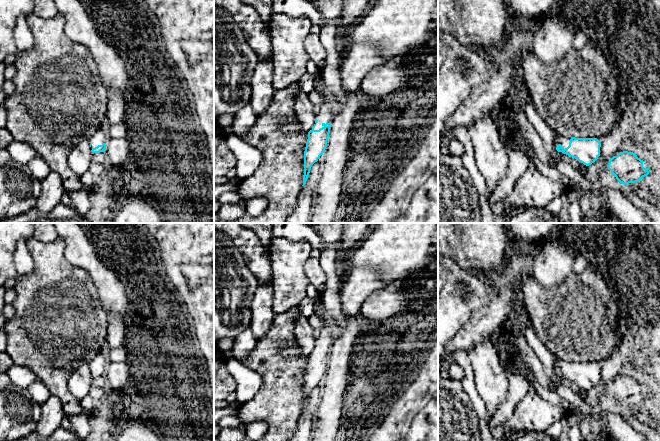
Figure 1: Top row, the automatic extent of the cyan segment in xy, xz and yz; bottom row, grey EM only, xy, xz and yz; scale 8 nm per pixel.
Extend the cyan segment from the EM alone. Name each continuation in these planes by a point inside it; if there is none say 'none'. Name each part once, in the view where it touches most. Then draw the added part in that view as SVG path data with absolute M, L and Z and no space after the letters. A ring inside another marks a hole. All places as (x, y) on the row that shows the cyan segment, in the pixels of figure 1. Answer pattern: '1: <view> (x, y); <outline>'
1: xz (325, 115); M319 82L318 84L319 90L323 96L323 103L321 104L320 112L315 115L315 119L318 120L315 123L314 130L319 130L320 128L324 127L323 123L331 123L333 120L333 114L331 111L331 105L335 102L338 102L336 96L332 93L330 88L325 85L323 82Z

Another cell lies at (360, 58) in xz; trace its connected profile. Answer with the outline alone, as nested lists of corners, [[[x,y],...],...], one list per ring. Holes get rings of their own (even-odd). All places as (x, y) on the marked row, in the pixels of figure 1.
[[[366,42],[350,45],[340,70],[343,89],[359,92],[365,75],[373,68],[384,64],[390,62],[378,53],[373,44]]]

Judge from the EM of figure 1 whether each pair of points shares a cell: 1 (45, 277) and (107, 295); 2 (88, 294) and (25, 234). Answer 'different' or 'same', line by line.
1: different
2: different

